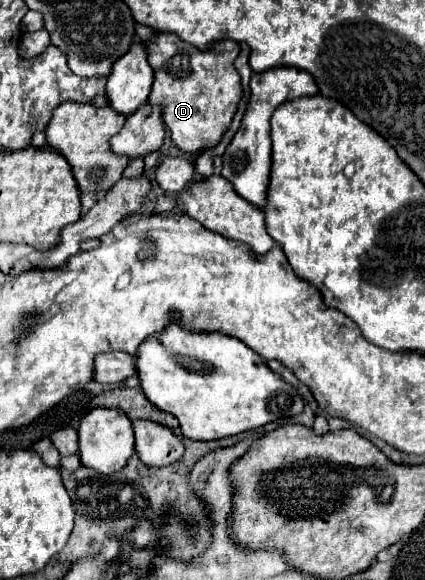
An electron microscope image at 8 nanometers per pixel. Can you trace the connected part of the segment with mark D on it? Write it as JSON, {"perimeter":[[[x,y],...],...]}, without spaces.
{"perimeter":[[[159,32],[143,42],[153,68],[153,86],[149,104],[161,106],[163,124],[171,130],[171,138],[181,152],[195,154],[203,148],[213,148],[229,130],[233,114],[243,98],[241,80],[233,66],[239,56],[239,44],[233,40],[219,40],[211,50],[197,50],[179,36]]]}

